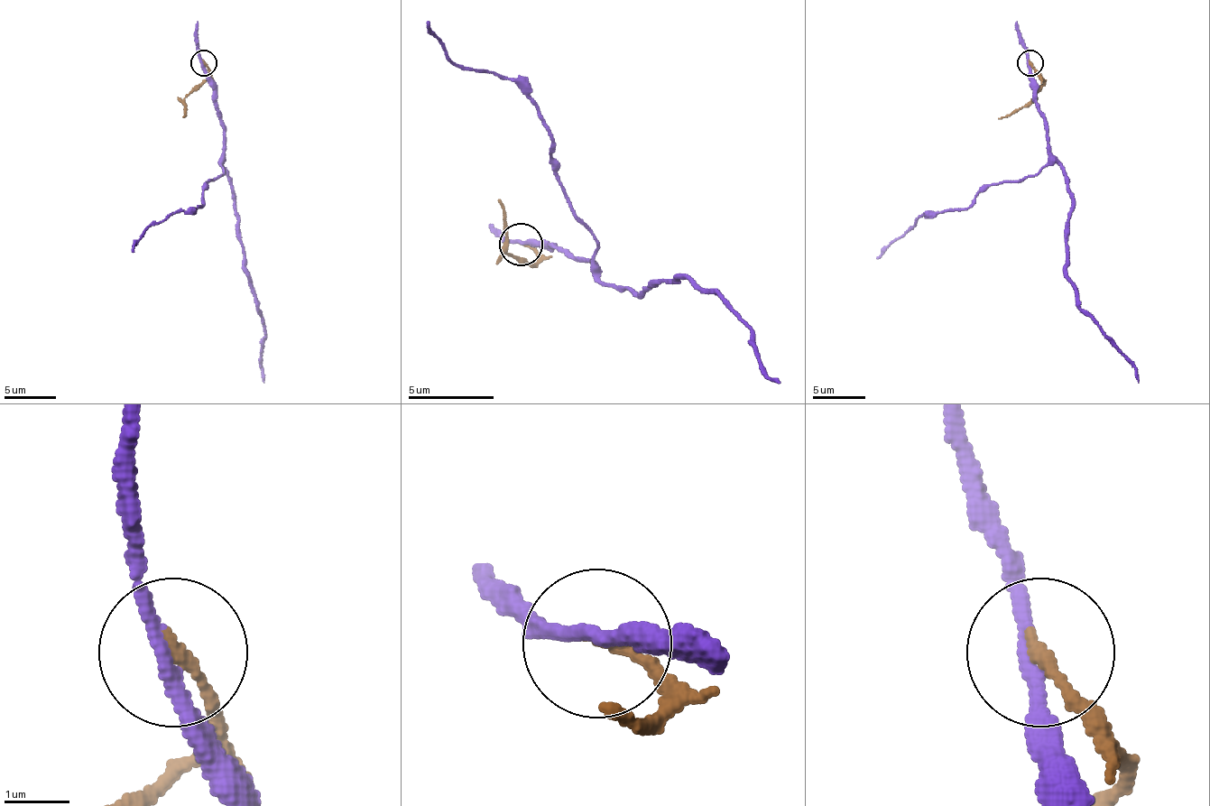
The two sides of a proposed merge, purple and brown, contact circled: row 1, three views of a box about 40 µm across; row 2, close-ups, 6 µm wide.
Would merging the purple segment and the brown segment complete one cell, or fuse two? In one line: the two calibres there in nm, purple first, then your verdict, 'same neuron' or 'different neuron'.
calibres 200 and 180 nm; different neuron

